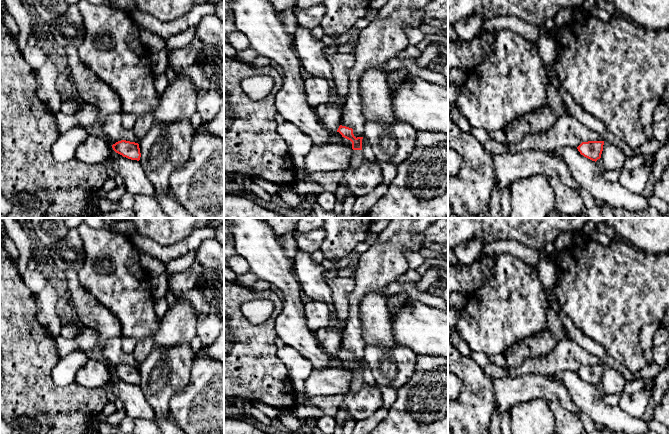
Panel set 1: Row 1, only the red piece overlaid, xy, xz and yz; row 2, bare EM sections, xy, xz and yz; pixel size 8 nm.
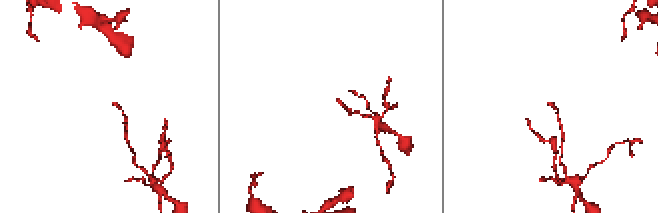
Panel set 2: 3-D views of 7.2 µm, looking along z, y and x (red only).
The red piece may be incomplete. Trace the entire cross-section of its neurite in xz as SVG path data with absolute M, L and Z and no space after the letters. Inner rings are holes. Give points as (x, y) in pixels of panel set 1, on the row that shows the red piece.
M340 125L337 132L339 132L342 137L350 140L352 142L353 150L362 150L362 139L363 137L355 137L353 134L353 129Z

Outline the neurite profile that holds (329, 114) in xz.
M354 53L325 54L332 67L333 80L338 96L338 102L332 104L330 102L315 107L315 113L324 128L334 135L341 124L342 105L345 103L349 89L349 71L354 66Z

